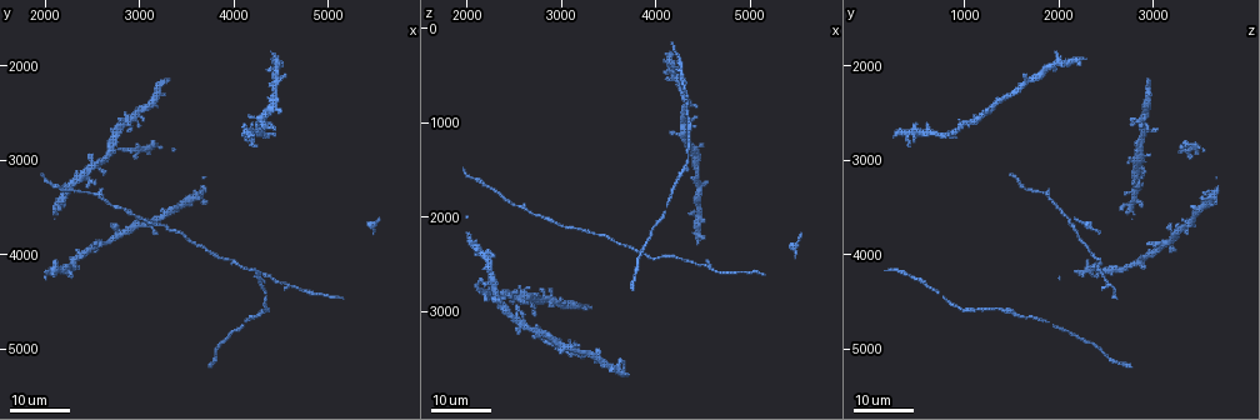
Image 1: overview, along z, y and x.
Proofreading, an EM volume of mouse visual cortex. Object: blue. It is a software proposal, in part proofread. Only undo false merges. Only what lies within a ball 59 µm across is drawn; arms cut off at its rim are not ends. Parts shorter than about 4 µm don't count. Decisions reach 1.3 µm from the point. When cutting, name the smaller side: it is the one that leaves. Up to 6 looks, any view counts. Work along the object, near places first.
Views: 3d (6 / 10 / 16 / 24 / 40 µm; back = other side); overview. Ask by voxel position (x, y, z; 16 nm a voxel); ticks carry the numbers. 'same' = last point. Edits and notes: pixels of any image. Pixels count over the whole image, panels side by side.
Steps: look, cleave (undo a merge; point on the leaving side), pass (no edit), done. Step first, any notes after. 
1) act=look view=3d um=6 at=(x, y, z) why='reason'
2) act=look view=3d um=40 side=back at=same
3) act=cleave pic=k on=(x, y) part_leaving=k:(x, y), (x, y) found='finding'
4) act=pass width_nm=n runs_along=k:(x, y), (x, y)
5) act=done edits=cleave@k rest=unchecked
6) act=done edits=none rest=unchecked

act=look view=3d um=16 at=(2700, 3460, 2000)

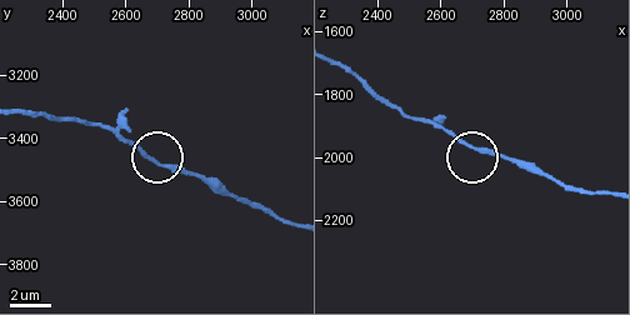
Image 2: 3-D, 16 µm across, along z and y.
act=look view=3d um=10 at=(2740, 3480, 1980)

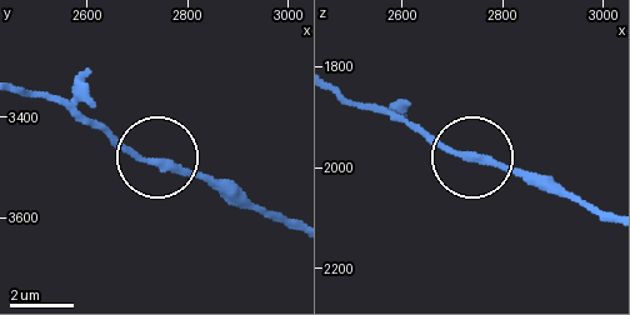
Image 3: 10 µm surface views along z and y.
act=look view=3d um=10 side=back at=(2735, 3490, 1975)

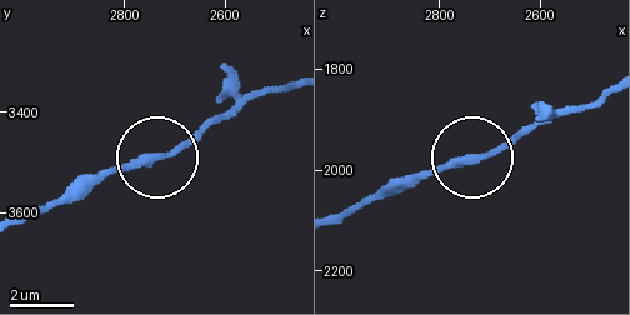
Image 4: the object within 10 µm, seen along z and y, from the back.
act=pass runs_along=4:(24, 223), (81, 199), (113, 171), (185, 148), (224, 115) found='one cell here'

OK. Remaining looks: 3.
act=look view=3d um=16 at=(4320, 4300, 560) why='two arms in line, one across'

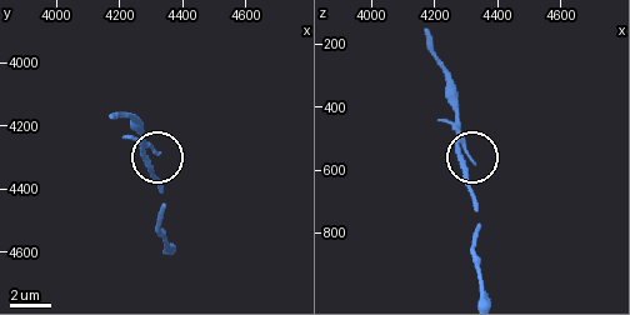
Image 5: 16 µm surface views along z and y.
act=look view=3d um=10 at=(4300, 4330, 590)

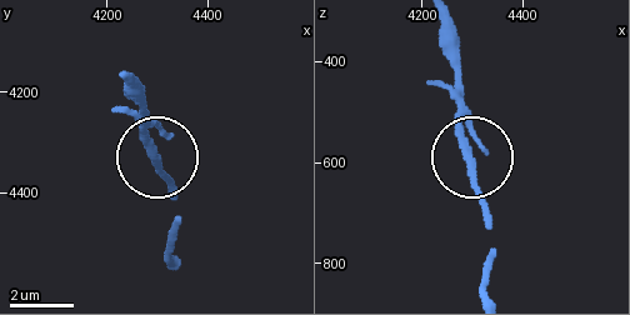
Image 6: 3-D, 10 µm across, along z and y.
act=pass found='continuous, no second cell'

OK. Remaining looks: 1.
act=done edits=none rest=unchecked

